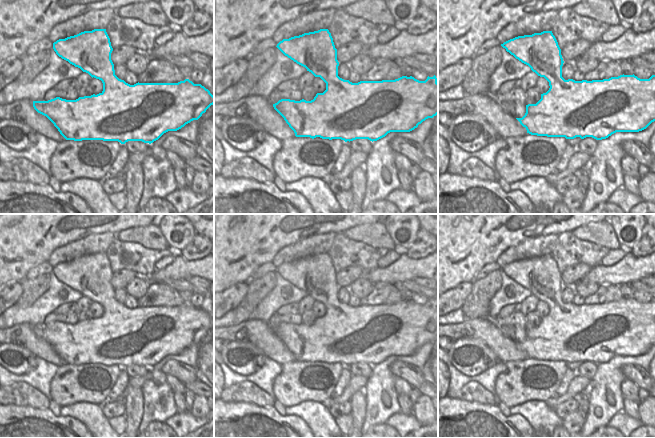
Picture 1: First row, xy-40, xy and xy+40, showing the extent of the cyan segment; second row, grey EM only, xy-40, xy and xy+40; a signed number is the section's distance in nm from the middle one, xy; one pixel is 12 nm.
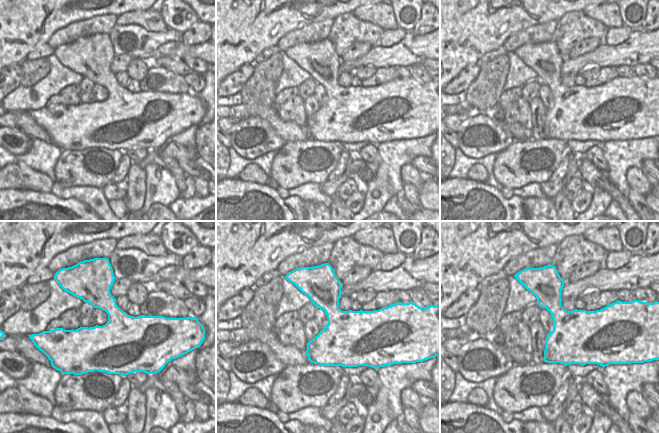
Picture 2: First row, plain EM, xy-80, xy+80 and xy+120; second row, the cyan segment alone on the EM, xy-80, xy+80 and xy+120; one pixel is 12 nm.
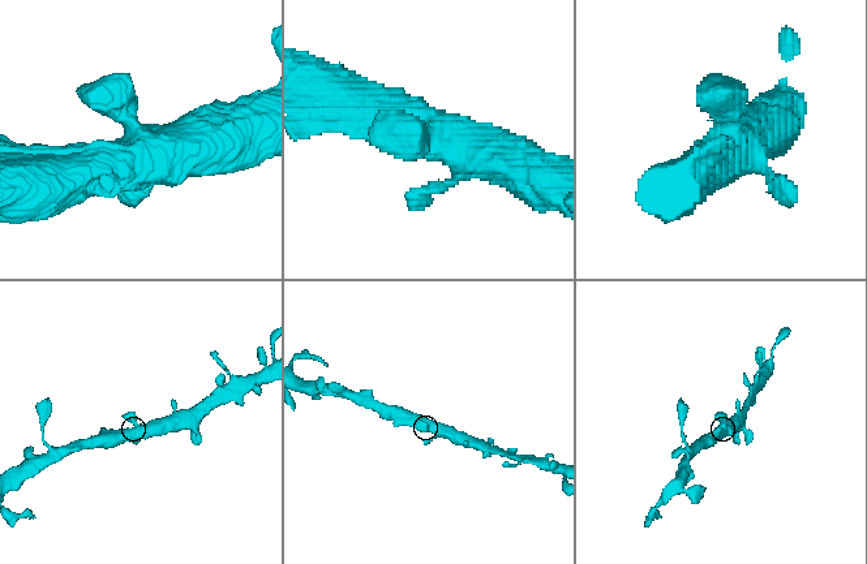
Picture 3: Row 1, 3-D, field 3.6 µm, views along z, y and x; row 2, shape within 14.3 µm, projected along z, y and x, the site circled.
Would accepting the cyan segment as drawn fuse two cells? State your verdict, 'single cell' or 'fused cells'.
single cell

